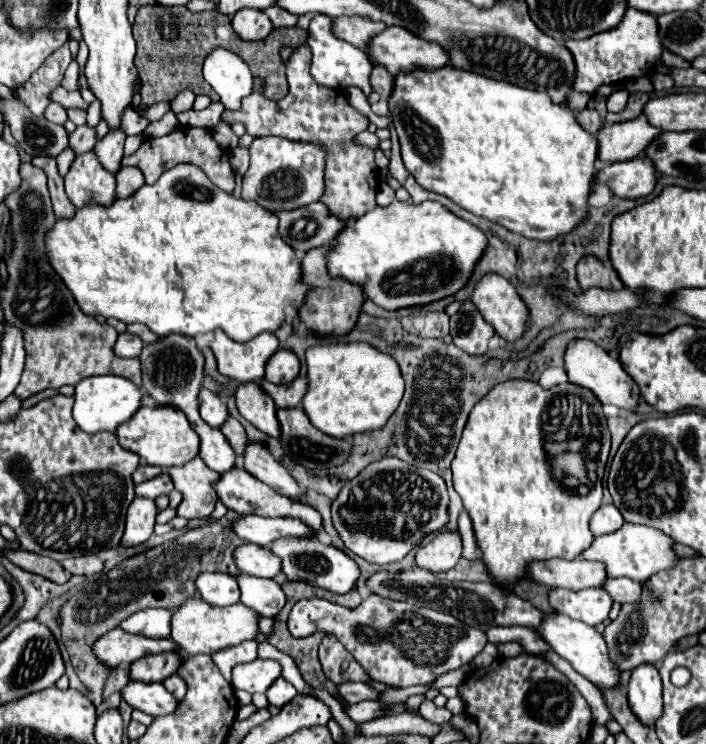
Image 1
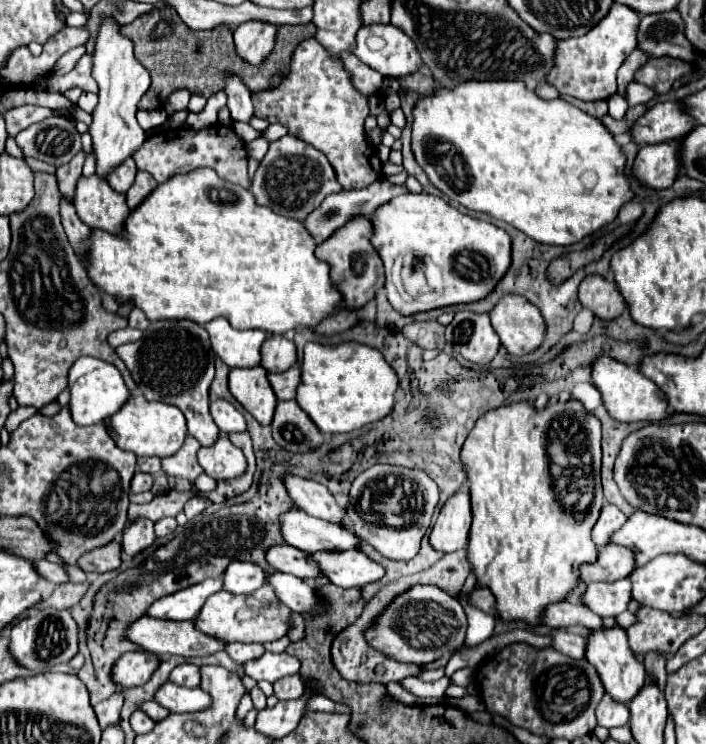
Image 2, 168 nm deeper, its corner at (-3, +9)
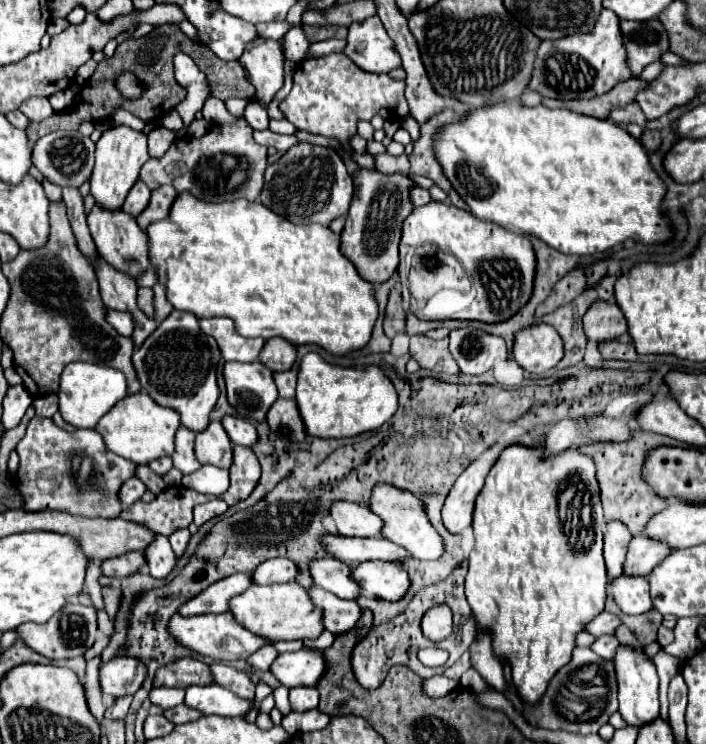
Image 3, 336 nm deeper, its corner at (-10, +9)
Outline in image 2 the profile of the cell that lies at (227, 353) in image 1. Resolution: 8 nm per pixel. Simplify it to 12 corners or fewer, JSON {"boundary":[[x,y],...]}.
{"boundary":[[225,317],[205,325],[227,367],[261,361],[263,331],[237,331]]}

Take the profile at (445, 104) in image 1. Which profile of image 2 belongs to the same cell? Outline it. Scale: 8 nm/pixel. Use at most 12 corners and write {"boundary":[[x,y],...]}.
{"boundary":[[467,81],[413,109],[451,201],[567,247],[633,199],[575,105]]}

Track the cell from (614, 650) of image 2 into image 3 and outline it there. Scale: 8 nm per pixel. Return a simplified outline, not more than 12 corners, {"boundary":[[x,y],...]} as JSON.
{"boundary":[[618,645],[614,669],[628,725],[658,717],[652,659]]}

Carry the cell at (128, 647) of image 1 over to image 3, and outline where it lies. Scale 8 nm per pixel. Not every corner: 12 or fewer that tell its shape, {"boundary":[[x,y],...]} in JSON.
{"boundary":[[232,613],[172,615],[168,633],[214,661],[246,659],[264,641]]}

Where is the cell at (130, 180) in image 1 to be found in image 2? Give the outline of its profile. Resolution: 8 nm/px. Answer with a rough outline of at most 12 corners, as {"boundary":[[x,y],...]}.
{"boundary":[[139,171],[127,191],[127,205],[137,207],[155,187],[149,173]]}

